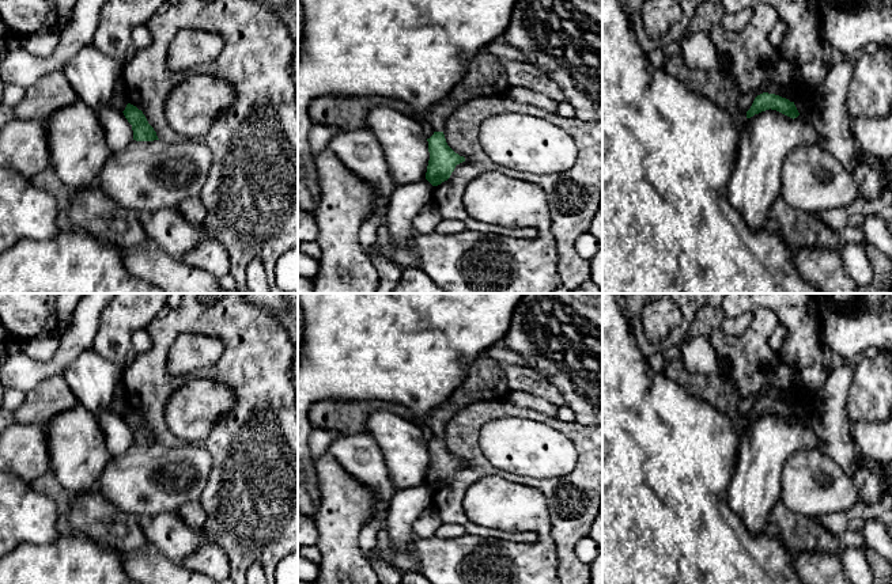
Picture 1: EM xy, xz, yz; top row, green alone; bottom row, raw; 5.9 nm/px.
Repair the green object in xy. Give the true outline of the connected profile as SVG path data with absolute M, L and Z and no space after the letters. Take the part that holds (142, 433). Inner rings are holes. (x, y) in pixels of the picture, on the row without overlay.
M128 407L122 416L128 426L132 429L133 444L154 445L159 444L154 432L148 428L145 420L136 410Z

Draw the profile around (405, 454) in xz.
M375 410L367 418L367 431L381 447L396 490L426 483L430 456L420 425L388 410Z

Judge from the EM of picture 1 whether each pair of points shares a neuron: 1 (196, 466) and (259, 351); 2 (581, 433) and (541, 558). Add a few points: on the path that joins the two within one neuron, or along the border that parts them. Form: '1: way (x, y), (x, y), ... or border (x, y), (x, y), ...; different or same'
1: border (200, 444), (211, 457), (210, 480); different
2: border (548, 531), (555, 545), (558, 564); different

